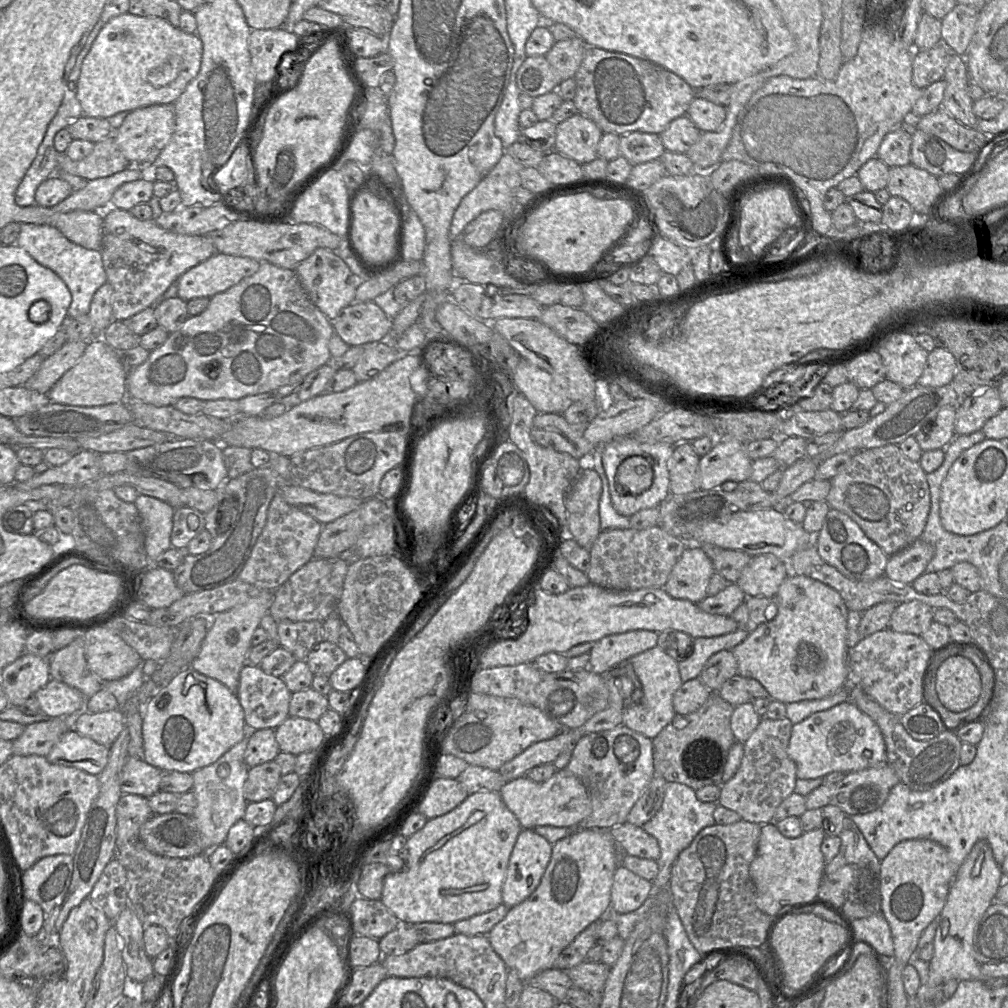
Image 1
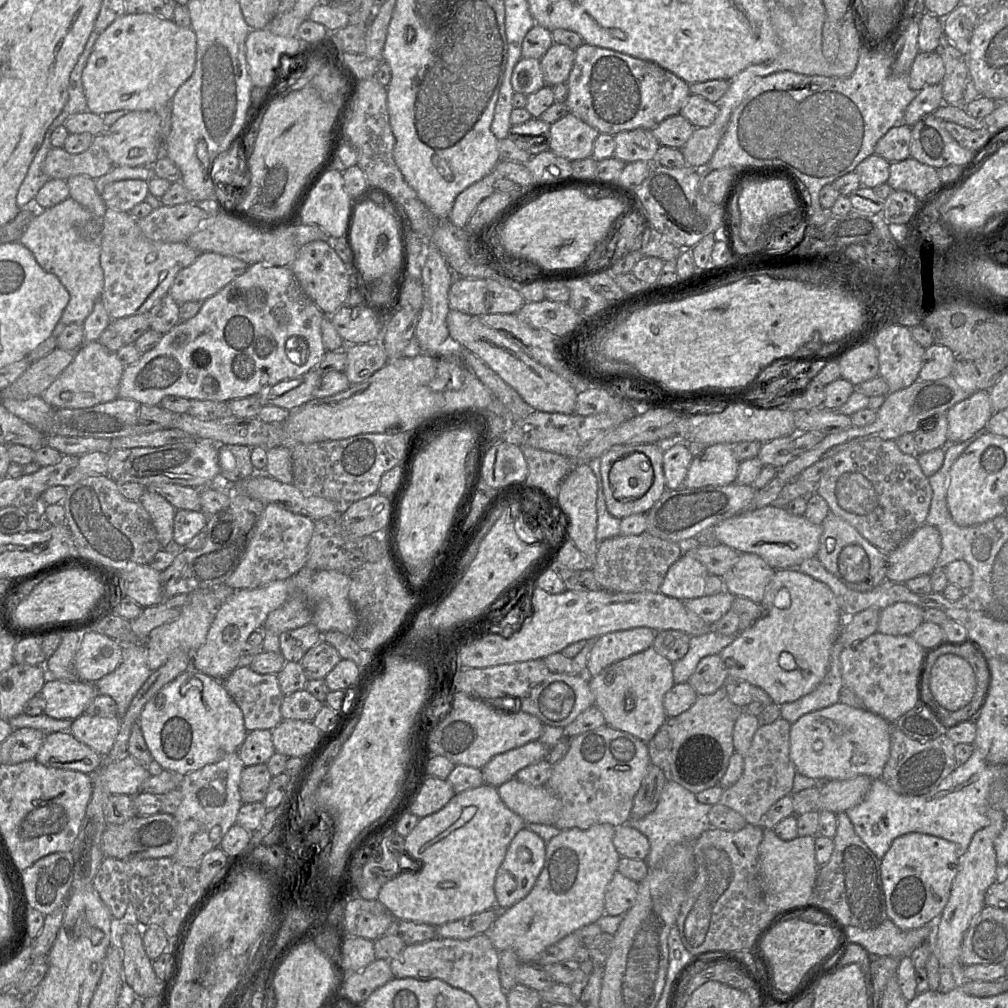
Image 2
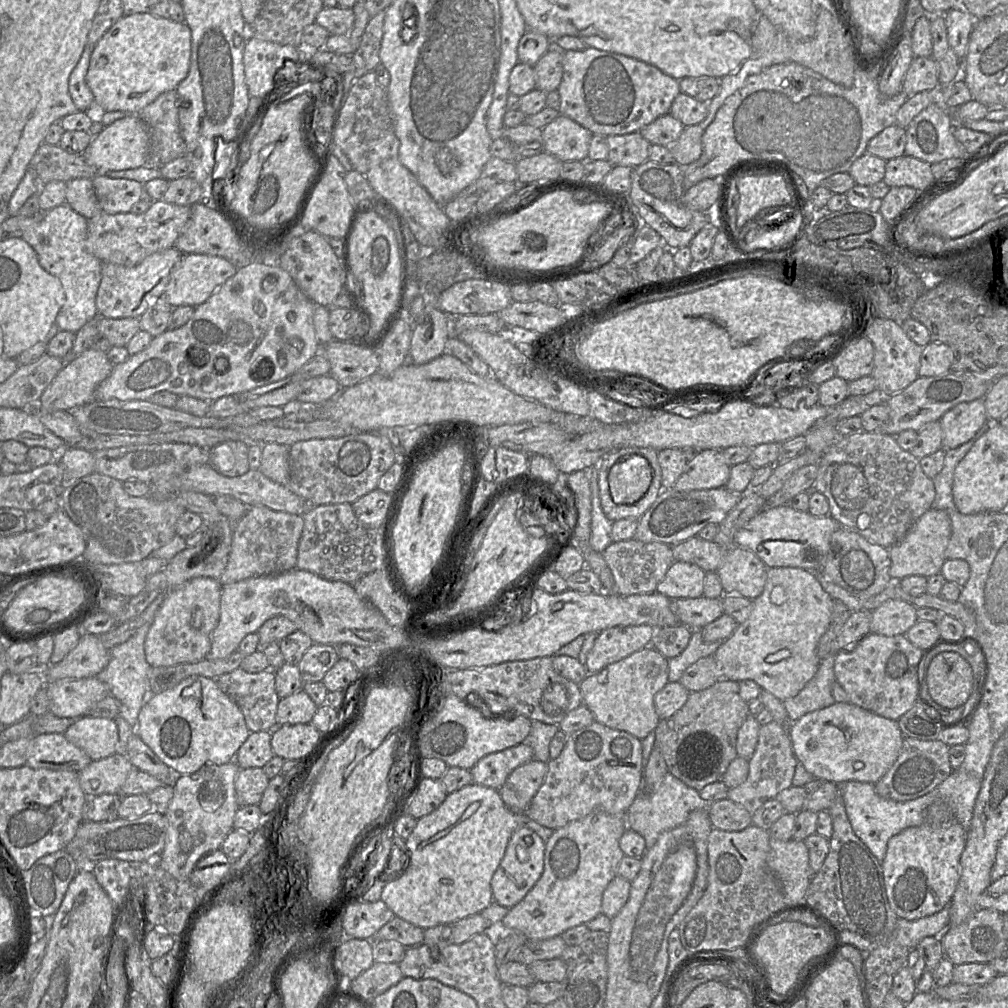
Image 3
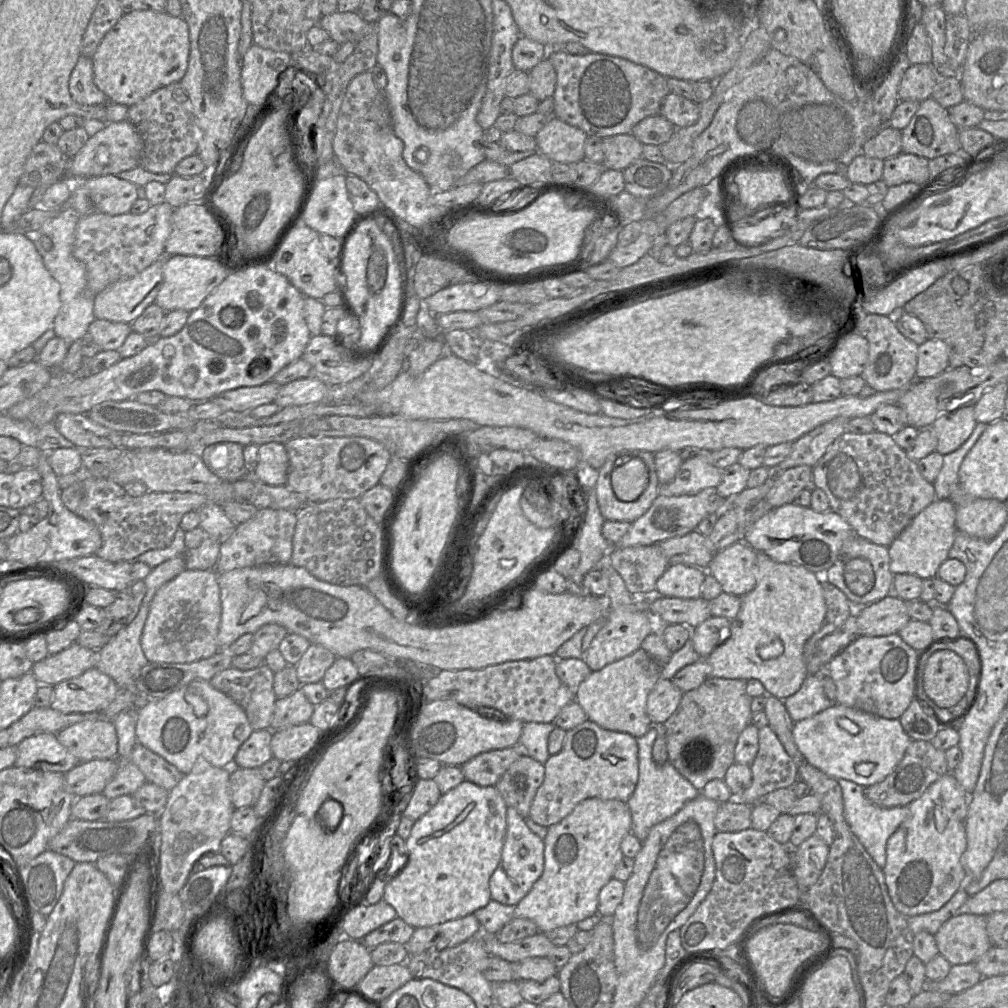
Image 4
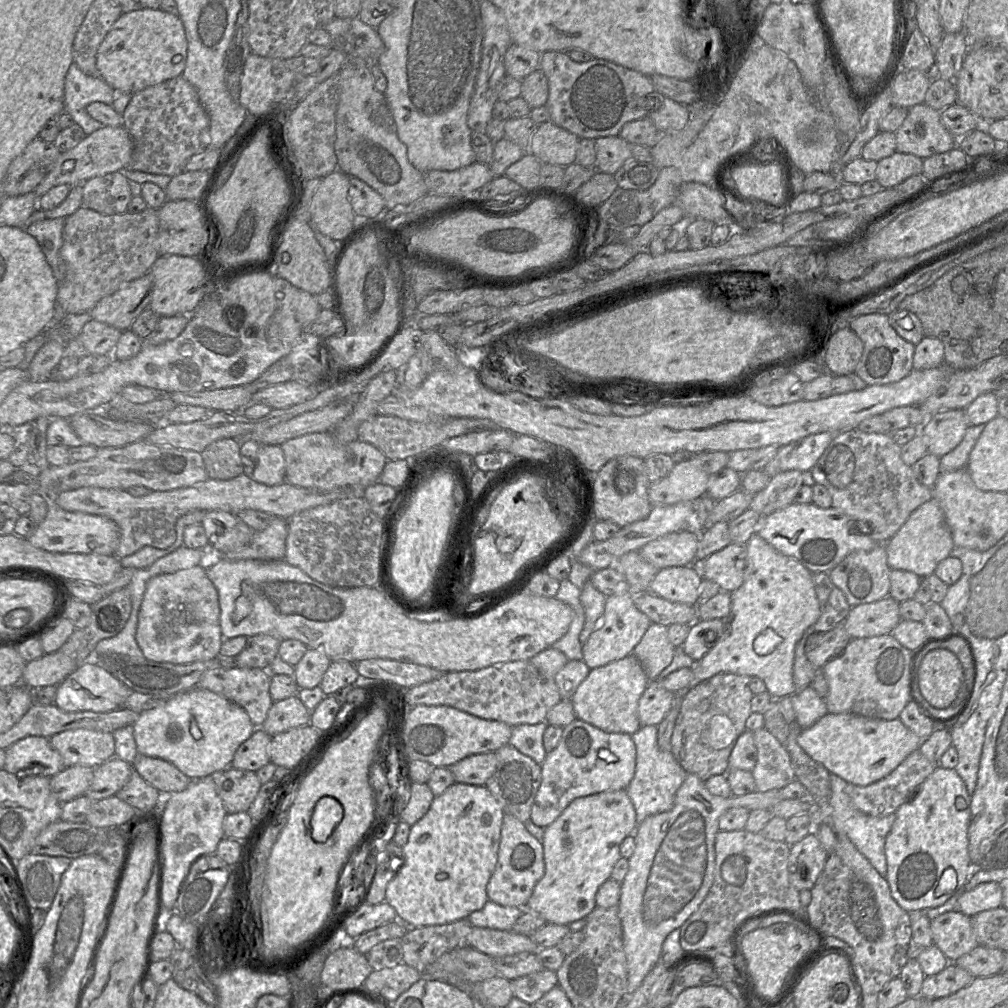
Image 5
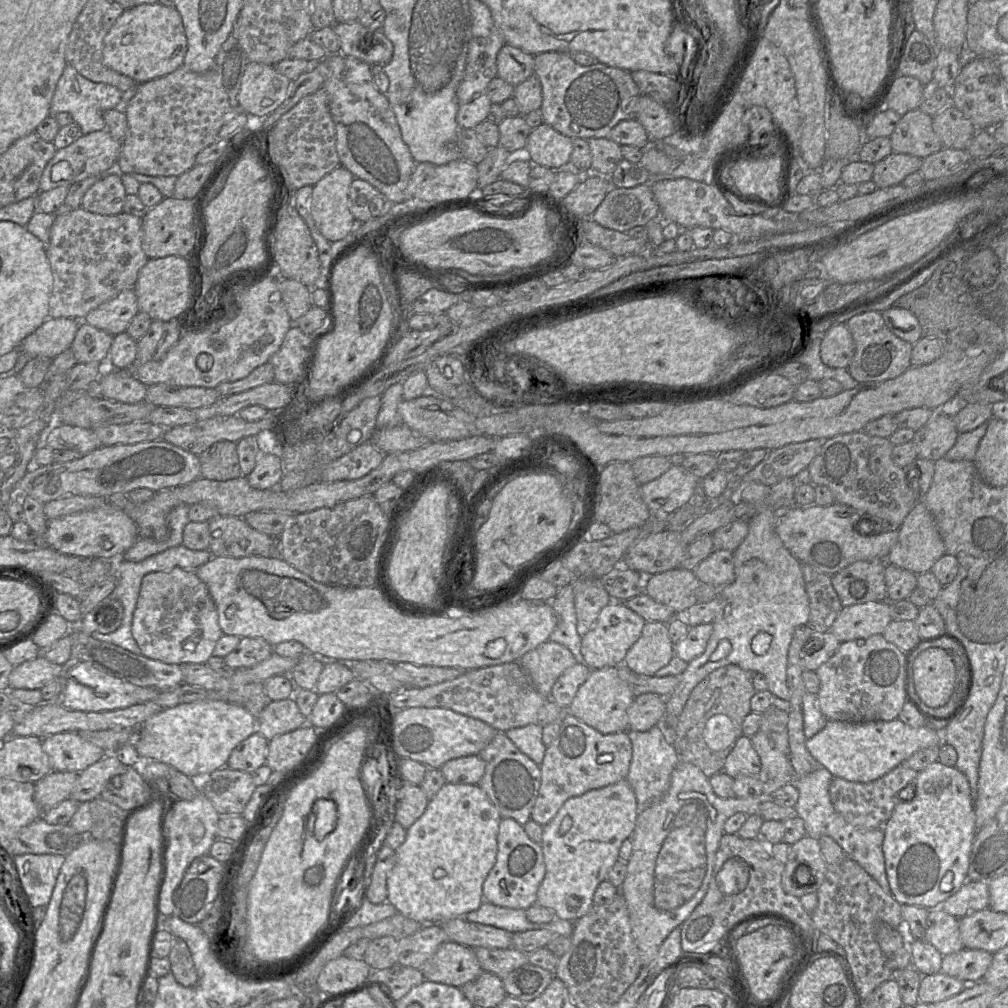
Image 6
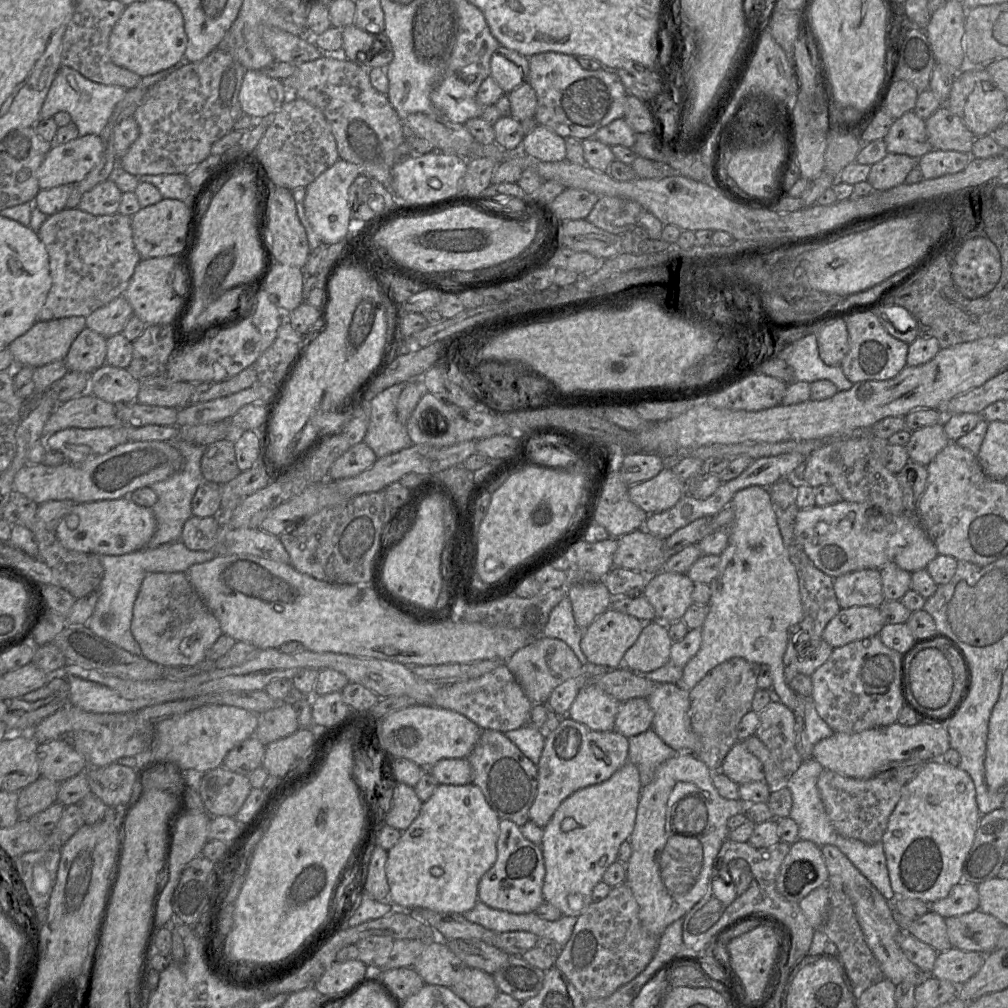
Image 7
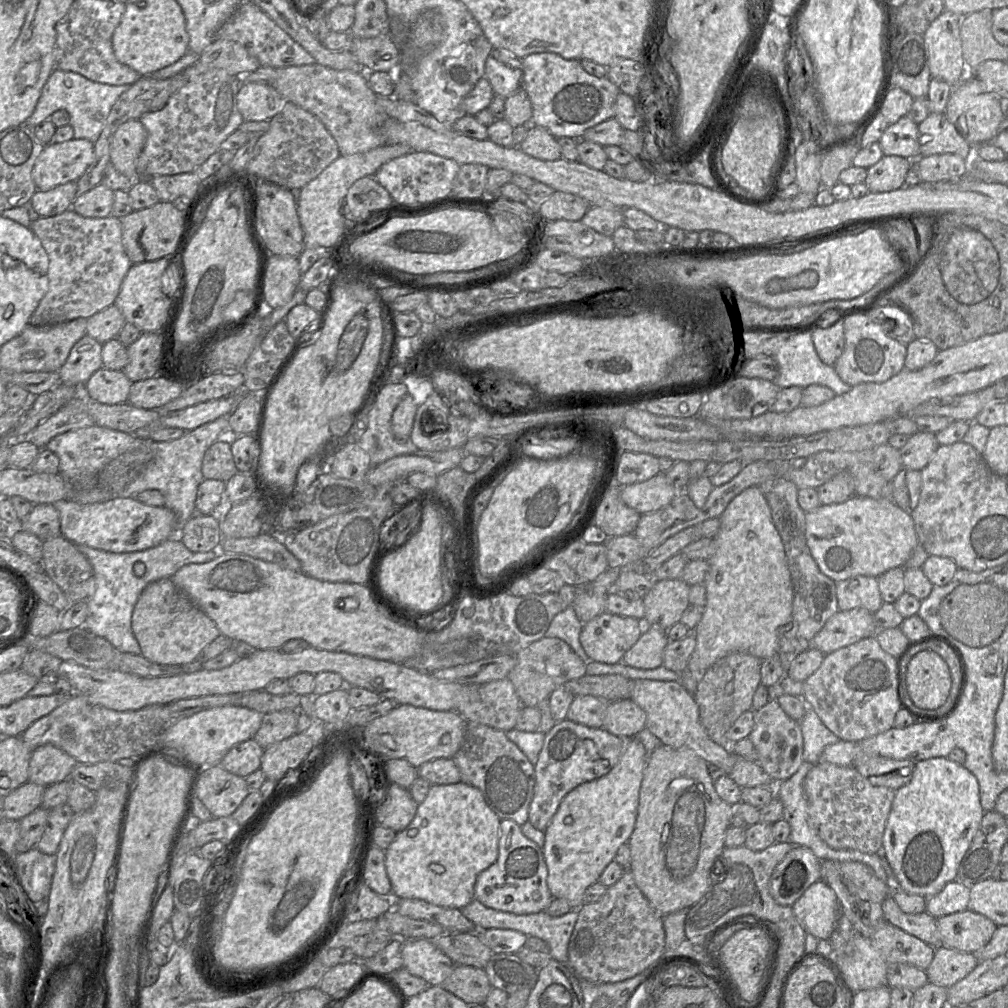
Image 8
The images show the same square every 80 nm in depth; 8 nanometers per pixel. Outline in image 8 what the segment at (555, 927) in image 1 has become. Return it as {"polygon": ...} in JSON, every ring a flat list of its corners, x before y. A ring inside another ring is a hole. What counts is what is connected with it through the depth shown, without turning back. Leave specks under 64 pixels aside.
{"polygon":[[634,737,626,739,618,763,606,775,570,791,545,829,542,851,548,870,547,887,553,898,566,899,572,910,583,904,587,888,599,881,619,846,628,842,637,819,646,762,643,744]]}

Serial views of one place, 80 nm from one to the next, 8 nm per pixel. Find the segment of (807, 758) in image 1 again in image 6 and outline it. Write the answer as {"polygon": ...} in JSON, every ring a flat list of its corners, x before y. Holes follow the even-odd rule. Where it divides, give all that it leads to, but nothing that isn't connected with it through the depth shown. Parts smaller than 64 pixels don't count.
{"polygon":[[897,718,864,723,828,720,821,731,806,739,805,745,812,757,833,777,867,783,889,773,917,751,942,743,941,732,927,726,913,728]]}

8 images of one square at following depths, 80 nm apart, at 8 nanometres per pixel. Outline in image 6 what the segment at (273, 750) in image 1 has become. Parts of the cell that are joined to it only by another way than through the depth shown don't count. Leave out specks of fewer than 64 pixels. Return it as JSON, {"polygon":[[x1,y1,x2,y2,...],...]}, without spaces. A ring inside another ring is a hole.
{"polygon":[[255,732,232,751,228,767,253,773,262,765,266,765,268,743,261,733]]}

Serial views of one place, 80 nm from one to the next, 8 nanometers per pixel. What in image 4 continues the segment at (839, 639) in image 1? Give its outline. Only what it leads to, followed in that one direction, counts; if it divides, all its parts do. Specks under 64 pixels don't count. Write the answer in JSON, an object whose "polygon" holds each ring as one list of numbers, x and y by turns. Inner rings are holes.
{"polygon":[[757,552,756,564,757,564,756,586,750,592,746,593,741,597,740,610,735,619,731,621,732,623,729,630,729,636,725,639,724,642,722,642,713,650,707,658,703,659,706,659,706,661,709,663,711,667,709,677,743,679,743,680,749,680,754,678,759,680,763,684,766,690,766,694,784,700,785,698,796,693,800,689,803,681,808,676,806,662,803,655,803,648,805,642,821,628,825,619,826,603,823,595,823,586,822,586,823,577,798,564,776,562,773,559,771,559,768,555,762,552]]}

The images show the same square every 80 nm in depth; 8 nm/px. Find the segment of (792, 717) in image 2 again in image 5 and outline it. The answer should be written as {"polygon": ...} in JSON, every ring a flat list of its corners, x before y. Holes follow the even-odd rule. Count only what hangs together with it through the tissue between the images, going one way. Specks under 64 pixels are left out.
{"polygon":[[809,685,790,696,795,712,795,721,802,729,810,728,828,713,823,697]]}

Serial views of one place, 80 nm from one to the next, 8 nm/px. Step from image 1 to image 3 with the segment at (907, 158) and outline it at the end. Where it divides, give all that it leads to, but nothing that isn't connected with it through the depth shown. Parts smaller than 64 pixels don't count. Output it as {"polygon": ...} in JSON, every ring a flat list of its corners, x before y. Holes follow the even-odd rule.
{"polygon":[[894,124,873,137,866,152,887,161,905,155,905,144,906,129]]}

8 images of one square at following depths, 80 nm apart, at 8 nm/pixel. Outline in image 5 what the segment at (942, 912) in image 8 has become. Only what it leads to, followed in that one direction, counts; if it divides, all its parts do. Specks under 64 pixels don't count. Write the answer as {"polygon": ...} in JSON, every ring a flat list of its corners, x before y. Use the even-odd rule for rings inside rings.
{"polygon":[[998,882,981,883,960,894,955,911,972,917,980,912,1001,907,1002,897,1002,888]]}

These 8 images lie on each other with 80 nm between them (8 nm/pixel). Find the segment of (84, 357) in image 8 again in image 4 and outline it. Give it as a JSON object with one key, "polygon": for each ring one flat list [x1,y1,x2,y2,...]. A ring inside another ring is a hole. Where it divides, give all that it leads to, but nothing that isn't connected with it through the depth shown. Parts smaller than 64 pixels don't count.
{"polygon":[[95,319,88,328,88,335,101,351,117,351,132,332,131,324]]}

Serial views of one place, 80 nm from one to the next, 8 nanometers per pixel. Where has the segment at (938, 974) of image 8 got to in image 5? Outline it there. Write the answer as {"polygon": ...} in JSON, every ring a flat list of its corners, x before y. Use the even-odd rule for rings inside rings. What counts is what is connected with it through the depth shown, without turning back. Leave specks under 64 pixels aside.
{"polygon":[[977,946,950,963,967,970,974,977,987,977,1002,971,1004,959,1005,952,1000,949]]}

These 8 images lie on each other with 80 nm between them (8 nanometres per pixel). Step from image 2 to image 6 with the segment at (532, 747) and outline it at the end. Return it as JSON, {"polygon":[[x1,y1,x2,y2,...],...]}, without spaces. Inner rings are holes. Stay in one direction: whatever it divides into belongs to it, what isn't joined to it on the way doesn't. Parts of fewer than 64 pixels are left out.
{"polygon":[[479,755,452,759,440,768,446,783,478,784,485,772,485,762]]}

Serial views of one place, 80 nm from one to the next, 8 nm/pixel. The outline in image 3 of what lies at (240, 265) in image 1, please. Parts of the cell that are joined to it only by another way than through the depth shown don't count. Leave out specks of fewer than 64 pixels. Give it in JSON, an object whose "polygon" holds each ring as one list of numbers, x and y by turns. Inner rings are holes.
{"polygon":[[182,254,170,274,169,283,163,294,173,307,197,307,207,301,229,278,234,276,238,267,229,260,206,254]]}

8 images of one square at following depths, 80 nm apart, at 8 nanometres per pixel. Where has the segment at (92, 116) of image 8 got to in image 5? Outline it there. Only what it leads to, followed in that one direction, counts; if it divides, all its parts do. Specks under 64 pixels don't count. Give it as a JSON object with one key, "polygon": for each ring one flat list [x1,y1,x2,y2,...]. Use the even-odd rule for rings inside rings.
{"polygon":[[74,62,64,80,64,111,70,114,87,135,104,125,93,119,86,111,92,102,113,103,118,93,101,77,86,75]]}

